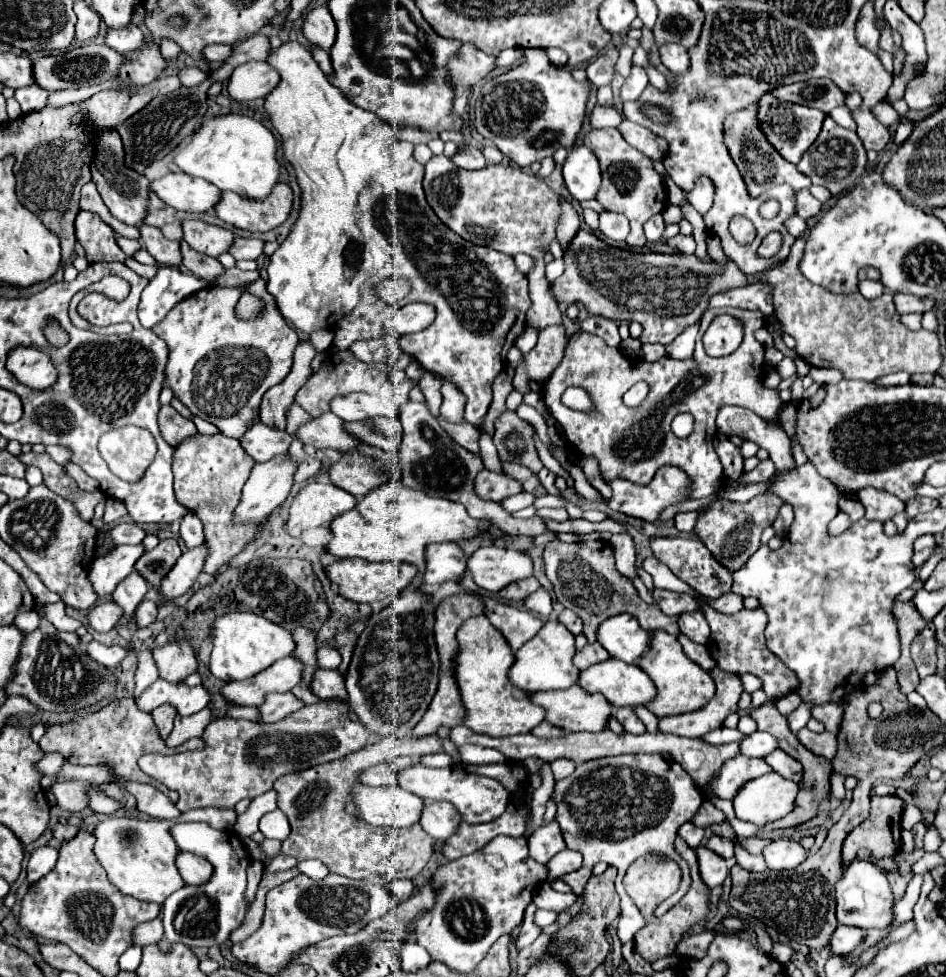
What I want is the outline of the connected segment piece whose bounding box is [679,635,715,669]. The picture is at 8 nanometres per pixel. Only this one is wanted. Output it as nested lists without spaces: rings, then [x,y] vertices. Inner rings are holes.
[[[679,635],[679,641],[681,641],[685,653],[689,657],[693,657],[693,661],[697,661],[703,669],[713,669],[715,667],[715,661],[713,661],[713,657],[711,657],[711,653],[709,653],[709,649],[705,645],[691,643],[691,639],[685,637],[685,635]]]

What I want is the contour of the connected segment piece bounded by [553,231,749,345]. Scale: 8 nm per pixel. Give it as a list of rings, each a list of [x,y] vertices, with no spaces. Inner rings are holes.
[[[579,231],[571,245],[585,245],[585,263],[577,259],[565,259],[565,273],[553,281],[553,293],[563,299],[565,303],[581,303],[589,309],[593,315],[601,315],[615,321],[639,321],[643,325],[641,343],[661,343],[669,345],[679,333],[683,333],[687,327],[695,325],[703,311],[709,305],[709,299],[715,293],[745,287],[747,275],[731,261],[725,263],[719,261],[703,261],[695,253],[683,255],[683,253],[635,253],[621,247],[611,247],[605,241],[601,241],[597,235]]]

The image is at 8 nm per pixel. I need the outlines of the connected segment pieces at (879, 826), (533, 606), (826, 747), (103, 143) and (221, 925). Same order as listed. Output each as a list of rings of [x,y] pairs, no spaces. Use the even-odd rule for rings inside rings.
[[[885,795],[885,797],[871,797],[871,811],[869,817],[859,823],[843,841],[843,849],[841,849],[841,861],[843,867],[847,867],[851,861],[857,859],[857,853],[861,849],[867,849],[871,853],[871,859],[881,867],[881,869],[889,869],[889,871],[897,871],[895,869],[895,855],[901,847],[901,815],[903,815],[903,801],[895,795]]]
[[[539,587],[535,593],[531,593],[531,597],[525,599],[525,607],[541,617],[549,617],[553,611],[553,599],[545,587]]]
[[[807,727],[805,729],[801,729],[799,733],[797,733],[797,739],[801,741],[801,745],[805,745],[811,753],[815,753],[815,755],[819,755],[819,757],[825,757],[825,759],[829,759],[829,761],[833,761],[833,757],[835,757],[835,753],[837,753],[837,737],[833,735],[833,733],[813,733],[813,731],[809,731]]]
[[[105,131],[97,137],[97,157],[91,163],[93,181],[97,183],[97,189],[101,193],[103,203],[111,211],[113,217],[117,217],[123,223],[143,223],[147,215],[149,205],[149,179],[125,165],[125,151],[123,143],[117,131]]]
[[[177,823],[169,829],[169,833],[173,835],[181,851],[205,857],[215,867],[215,873],[209,883],[201,887],[187,885],[181,891],[167,897],[167,901],[163,903],[165,937],[159,943],[171,945],[173,941],[185,941],[185,945],[189,947],[221,945],[223,941],[229,939],[231,931],[243,925],[245,915],[249,911],[249,903],[245,901],[245,889],[247,889],[245,869],[251,863],[251,855],[247,853],[239,837],[235,839],[235,835],[217,831],[207,823]]]

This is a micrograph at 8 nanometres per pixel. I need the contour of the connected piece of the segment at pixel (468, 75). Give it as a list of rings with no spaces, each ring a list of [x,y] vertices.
[[[465,43],[461,49],[461,57],[449,63],[451,83],[455,81],[471,81],[471,85],[479,83],[495,69],[495,57],[479,51],[473,43]]]

